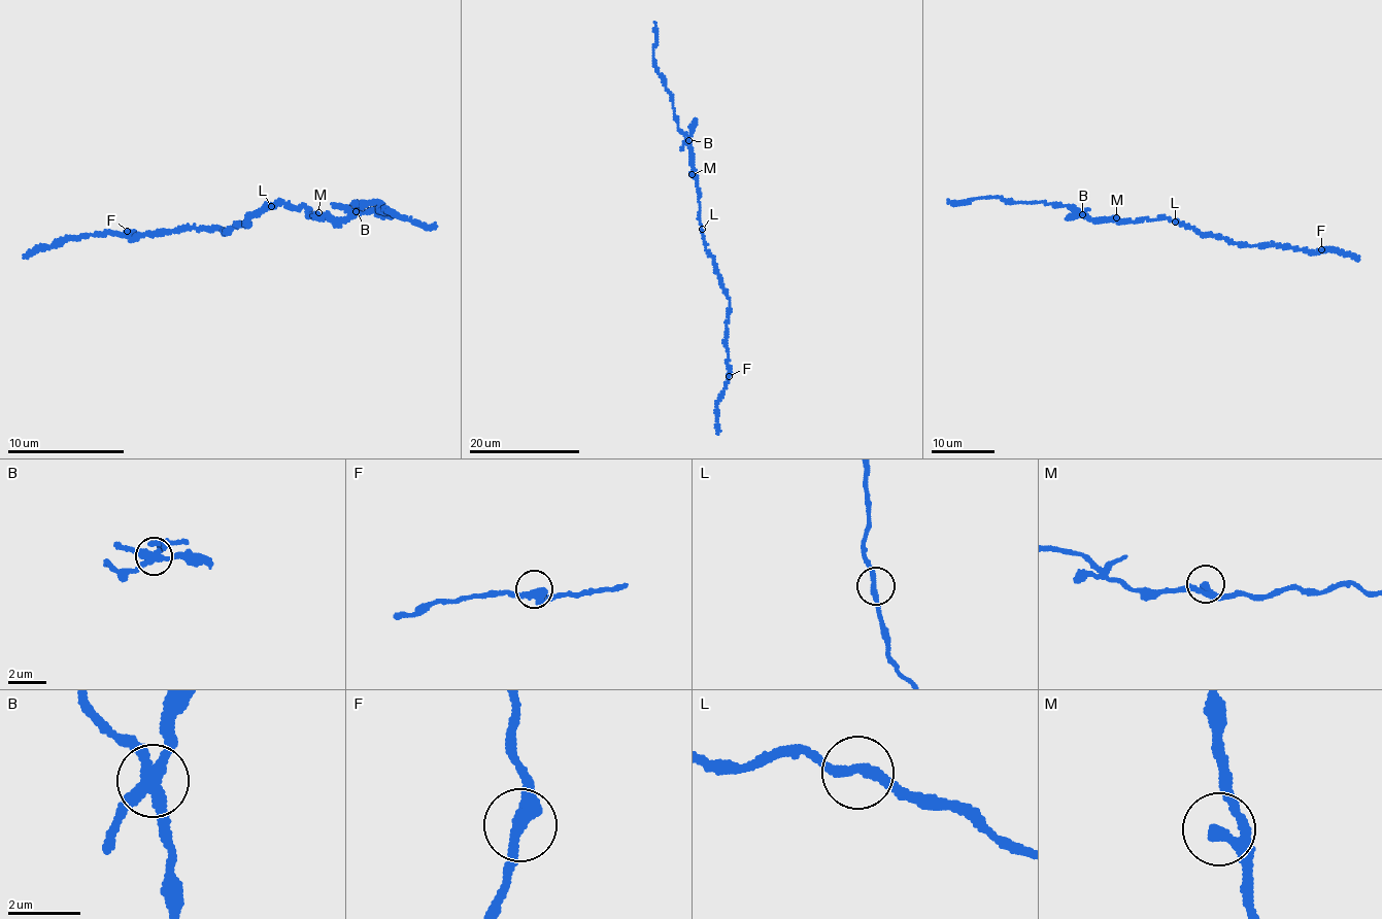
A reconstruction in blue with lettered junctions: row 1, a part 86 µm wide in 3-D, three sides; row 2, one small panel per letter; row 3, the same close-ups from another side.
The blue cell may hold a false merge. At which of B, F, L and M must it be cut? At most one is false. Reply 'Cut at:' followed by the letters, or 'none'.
Cut at: B

